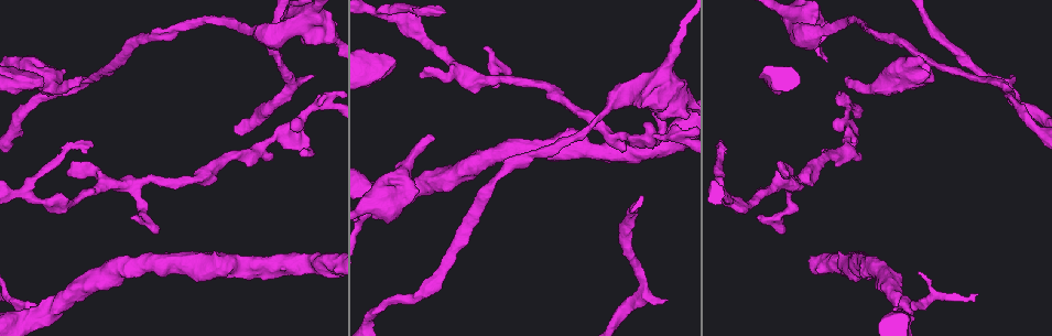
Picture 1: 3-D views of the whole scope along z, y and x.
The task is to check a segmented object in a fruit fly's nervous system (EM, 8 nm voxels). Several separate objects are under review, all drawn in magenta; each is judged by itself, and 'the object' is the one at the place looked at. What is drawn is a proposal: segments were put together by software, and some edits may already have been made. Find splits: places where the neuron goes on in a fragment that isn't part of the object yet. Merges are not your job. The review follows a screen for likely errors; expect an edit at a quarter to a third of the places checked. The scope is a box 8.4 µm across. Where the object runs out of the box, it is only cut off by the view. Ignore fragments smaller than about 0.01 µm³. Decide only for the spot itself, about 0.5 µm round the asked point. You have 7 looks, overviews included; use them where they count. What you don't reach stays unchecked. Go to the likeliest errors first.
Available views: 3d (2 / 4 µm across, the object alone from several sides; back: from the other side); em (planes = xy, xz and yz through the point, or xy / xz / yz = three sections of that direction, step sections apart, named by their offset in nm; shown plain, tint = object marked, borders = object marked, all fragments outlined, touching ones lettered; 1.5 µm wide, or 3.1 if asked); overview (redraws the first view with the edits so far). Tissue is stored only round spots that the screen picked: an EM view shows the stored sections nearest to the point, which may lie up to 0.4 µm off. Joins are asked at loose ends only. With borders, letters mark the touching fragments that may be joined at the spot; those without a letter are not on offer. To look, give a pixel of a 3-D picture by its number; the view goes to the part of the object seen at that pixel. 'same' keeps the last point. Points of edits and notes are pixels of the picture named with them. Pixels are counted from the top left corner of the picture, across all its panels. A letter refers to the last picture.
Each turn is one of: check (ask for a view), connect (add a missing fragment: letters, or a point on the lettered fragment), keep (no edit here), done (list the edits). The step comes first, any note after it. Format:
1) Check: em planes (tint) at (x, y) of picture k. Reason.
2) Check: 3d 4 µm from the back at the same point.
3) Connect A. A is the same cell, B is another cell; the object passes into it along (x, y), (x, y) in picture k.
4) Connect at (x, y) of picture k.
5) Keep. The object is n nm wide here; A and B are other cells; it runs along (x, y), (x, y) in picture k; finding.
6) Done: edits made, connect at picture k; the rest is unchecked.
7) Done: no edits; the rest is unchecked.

Check: em xz step 8 (borders) at (302, 155) of picture 1. An open end.

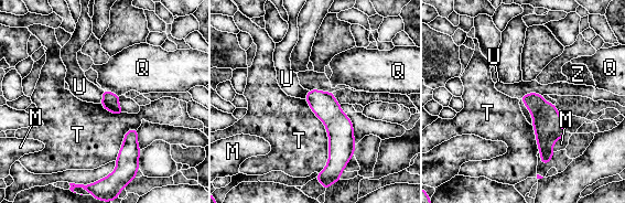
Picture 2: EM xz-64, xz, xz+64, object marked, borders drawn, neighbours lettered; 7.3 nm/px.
Check: em planes (borders) at the same point.

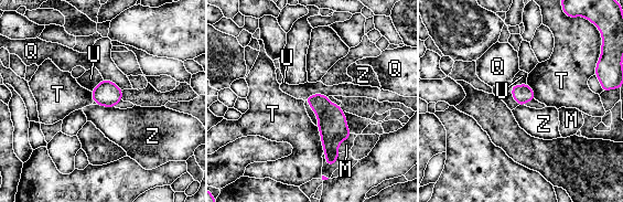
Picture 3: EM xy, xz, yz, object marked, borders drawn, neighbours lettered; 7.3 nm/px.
Keep. M, Q, T, U and Z are other cells; none of them fits.

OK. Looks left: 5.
Check: em xz step 8 (tint) at (82, 78) of picture 1.

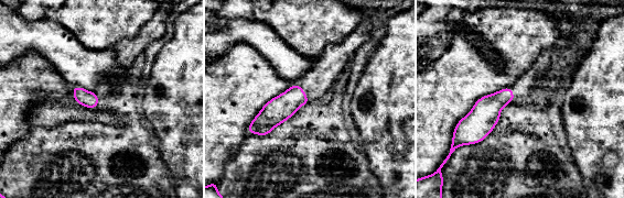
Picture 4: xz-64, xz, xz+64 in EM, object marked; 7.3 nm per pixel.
Check: em planes (borders) at the same point.

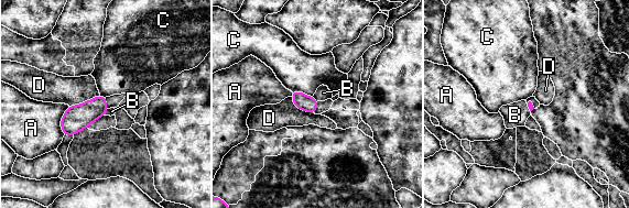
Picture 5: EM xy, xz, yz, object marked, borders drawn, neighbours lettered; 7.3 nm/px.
Connect B. B is the same cell, A, C and D are other cells; the object passes into it along (304, 102), (314, 99), (323, 92) in picture 5; the neuron continues.

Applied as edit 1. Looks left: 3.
Check: 3d 4 µm at (665, 301) of picture 1. Thin end.

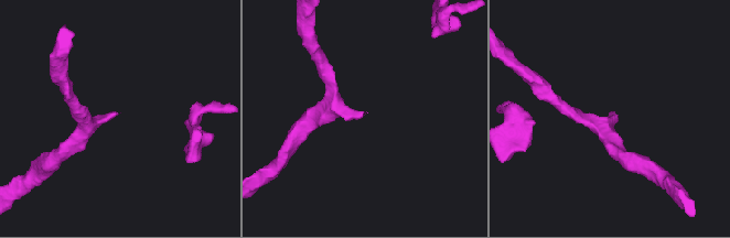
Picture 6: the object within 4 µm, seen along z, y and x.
Check: em planes (borders) at (117, 112) of picture 6. Shape alone is not enough.

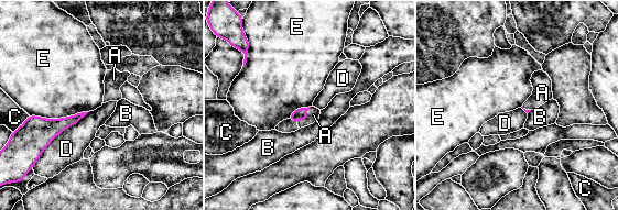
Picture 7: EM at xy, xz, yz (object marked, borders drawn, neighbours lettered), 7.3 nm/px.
Connect A. The longest contact is with D, 500 nm; A is the same cell, B, C, D and E are other cells; the object passes into it along (301, 113), (306, 117), (313, 114) in picture 7; the neuron continues.

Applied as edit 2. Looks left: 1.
Done: edits made, connect at picture 5, connect at picture 7; the rest is unchecked.

